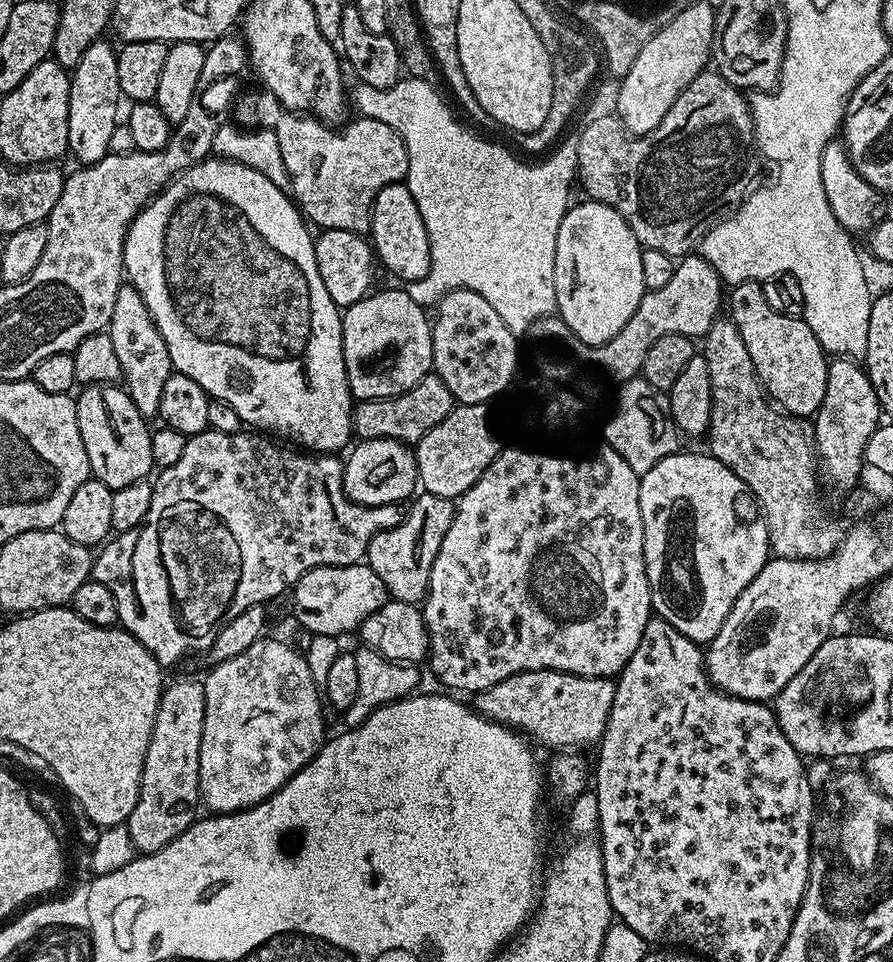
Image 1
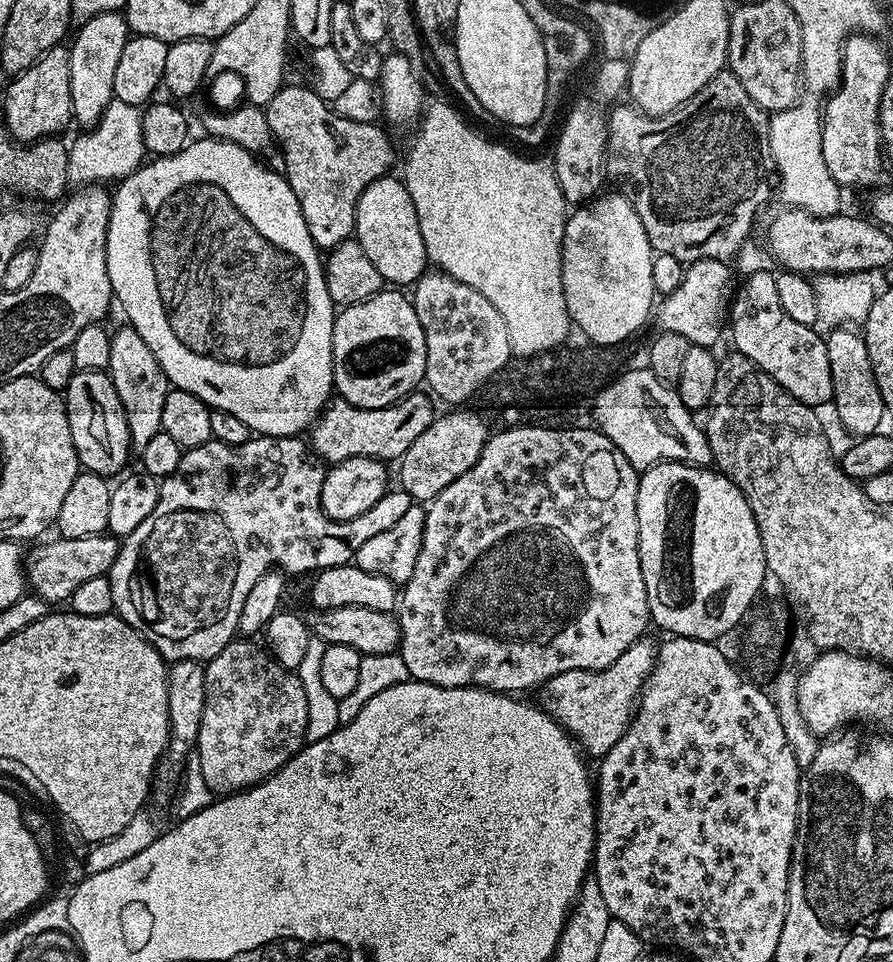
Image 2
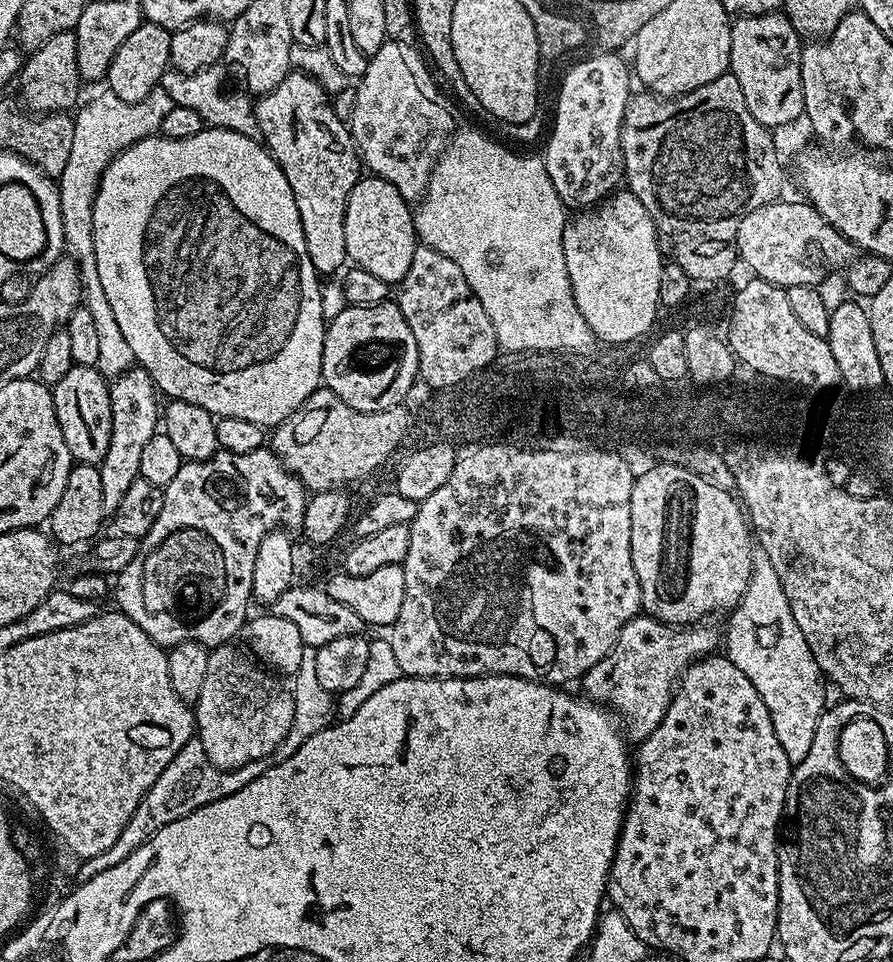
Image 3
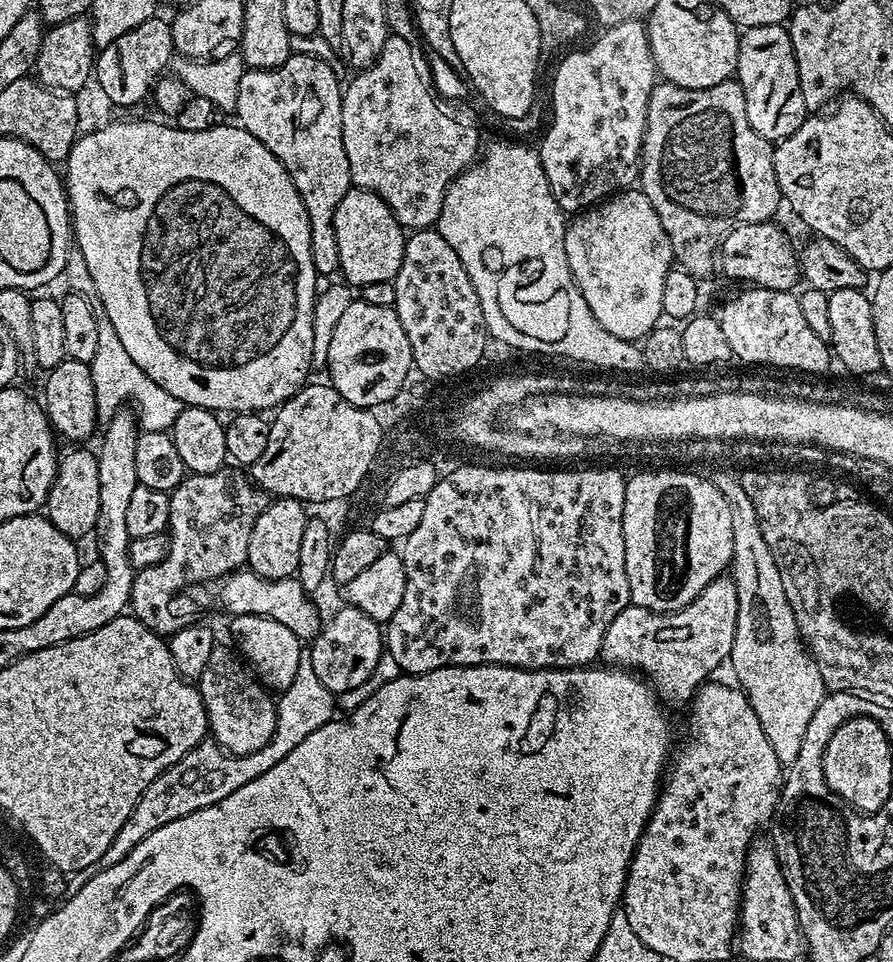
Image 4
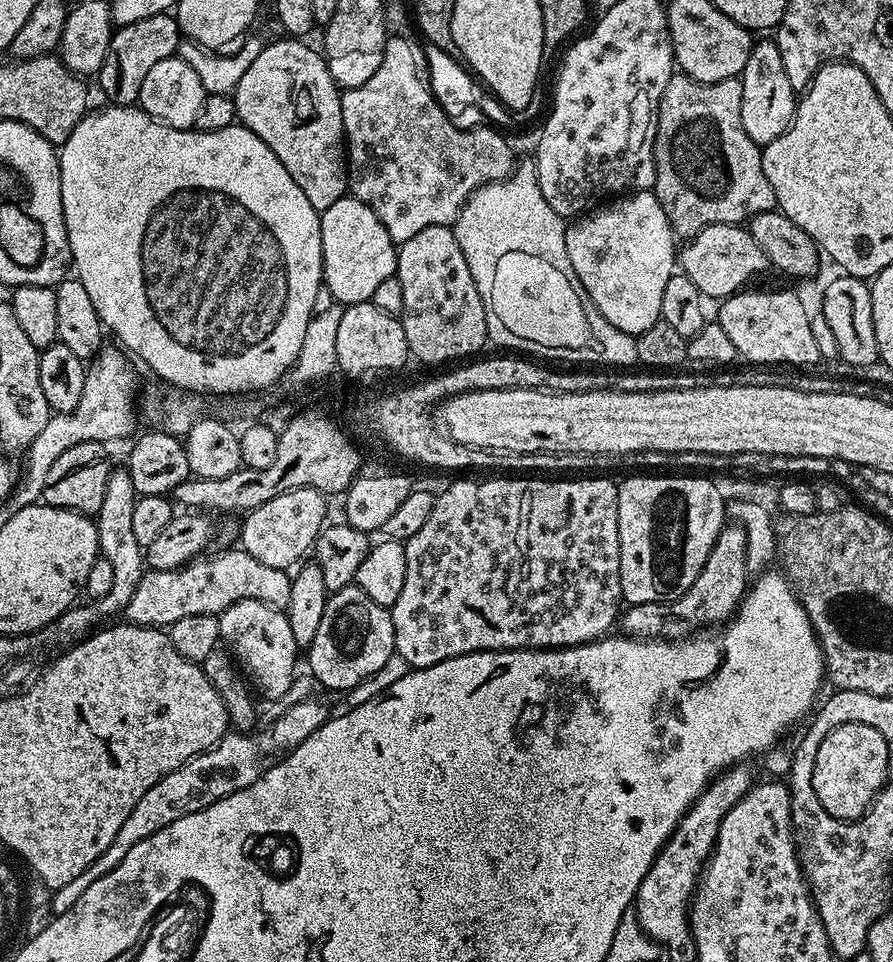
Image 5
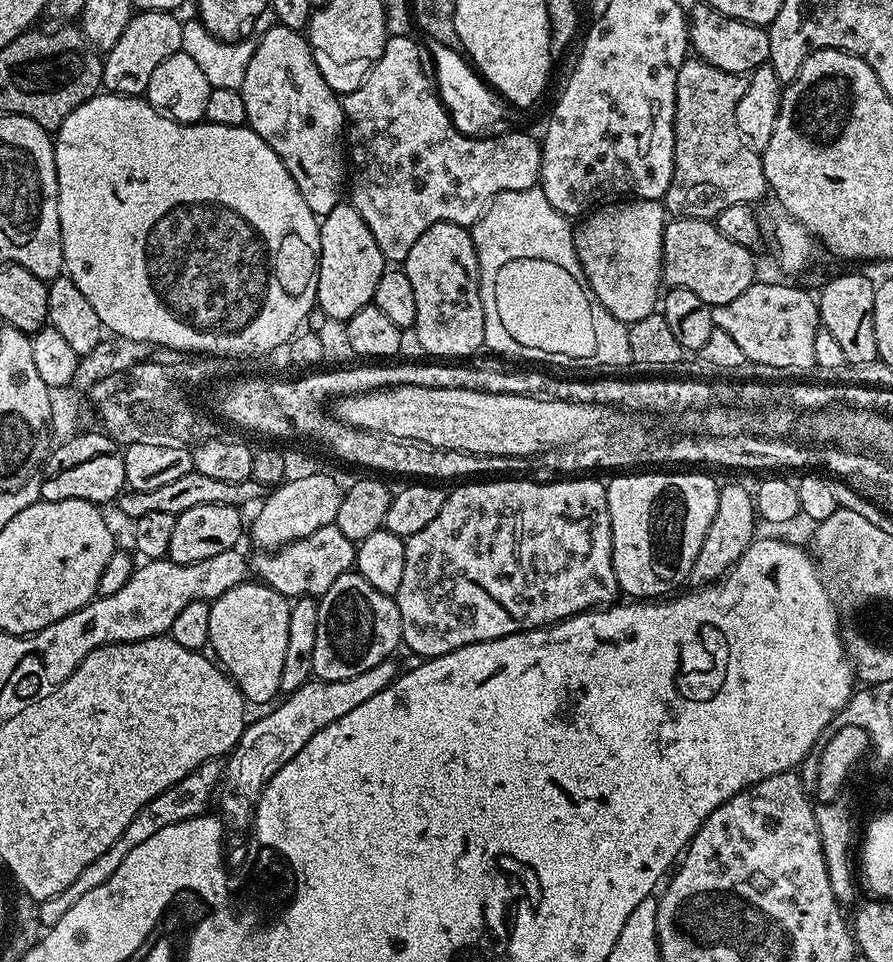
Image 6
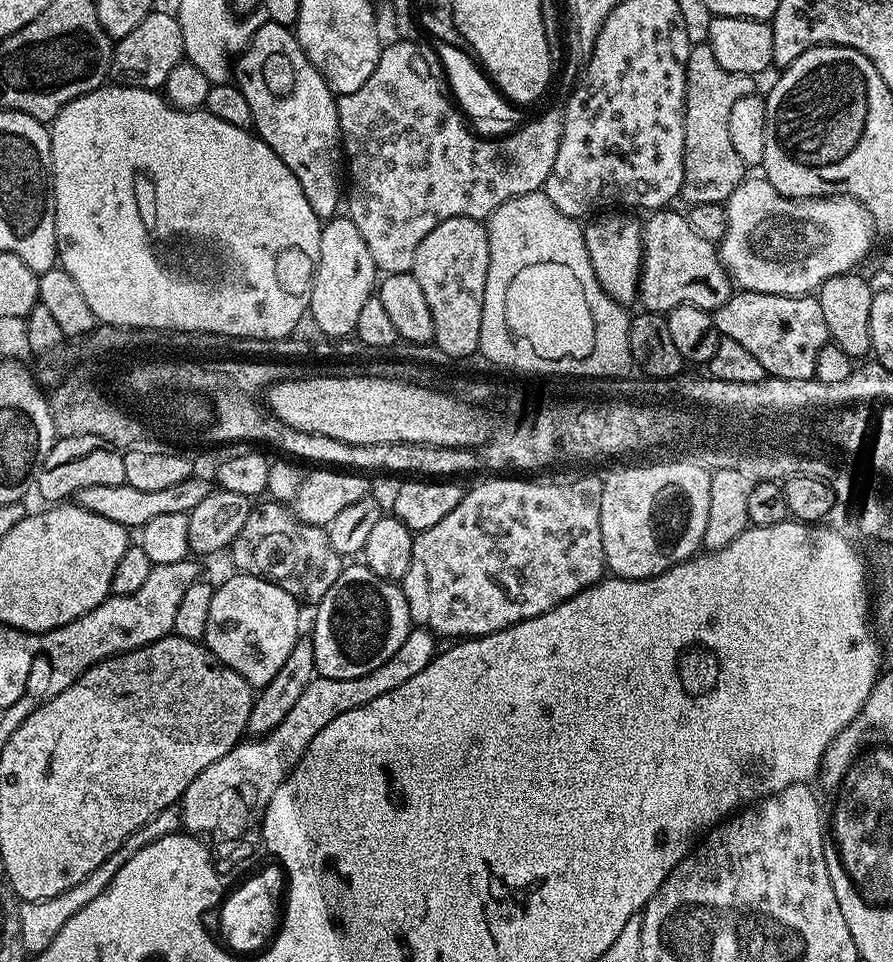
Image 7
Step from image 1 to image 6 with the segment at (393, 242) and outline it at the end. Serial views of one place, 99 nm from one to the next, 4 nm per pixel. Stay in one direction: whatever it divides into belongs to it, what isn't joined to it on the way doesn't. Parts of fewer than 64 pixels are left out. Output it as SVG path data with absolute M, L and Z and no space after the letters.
M341 202L320 220L320 265L318 266L318 286L316 302L319 311L324 311L332 320L346 322L358 310L369 307L374 298L374 290L378 290L378 278L386 270L386 261L382 250L378 250L378 242L374 242L374 234L370 234L370 226L362 222L362 214L353 208L351 203Z

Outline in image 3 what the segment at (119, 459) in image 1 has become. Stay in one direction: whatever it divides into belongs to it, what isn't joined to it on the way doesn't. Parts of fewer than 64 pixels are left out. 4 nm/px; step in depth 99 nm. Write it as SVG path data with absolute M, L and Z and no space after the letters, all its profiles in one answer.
M73 364L62 382L51 385L54 414L58 414L58 426L62 426L62 438L66 438L73 461L99 465L106 458L112 429L108 386L109 381L90 364Z

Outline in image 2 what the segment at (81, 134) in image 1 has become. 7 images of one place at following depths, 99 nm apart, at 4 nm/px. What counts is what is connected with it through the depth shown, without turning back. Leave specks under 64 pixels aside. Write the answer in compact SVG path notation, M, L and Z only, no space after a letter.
M123 11L107 12L98 14L94 18L83 21L75 29L71 37L72 44L68 48L70 54L70 102L72 103L73 121L80 126L91 126L102 118L102 114L114 99L114 70L118 66L118 61L122 50L126 47L126 42L130 38L128 23L124 21Z

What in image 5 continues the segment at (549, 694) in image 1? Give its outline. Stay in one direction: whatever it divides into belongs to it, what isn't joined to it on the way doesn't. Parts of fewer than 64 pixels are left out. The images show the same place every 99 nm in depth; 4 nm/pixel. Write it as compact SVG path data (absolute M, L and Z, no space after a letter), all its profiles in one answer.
M728 522L718 534L708 555L708 561L704 563L704 568L698 574L698 578L694 578L694 586L690 586L690 590L686 590L686 594L682 594L669 604L634 604L625 607L618 624L619 627L624 627L621 629L633 638L656 638L661 634L668 638L683 638L697 630L704 630L709 626L720 626L733 619L736 609L740 607L740 601L746 595L749 584L750 573L746 562L746 530L738 523Z

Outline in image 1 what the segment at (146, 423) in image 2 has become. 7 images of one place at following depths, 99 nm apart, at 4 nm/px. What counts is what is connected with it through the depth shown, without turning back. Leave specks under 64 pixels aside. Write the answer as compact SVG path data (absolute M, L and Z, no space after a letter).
M131 282L121 283L118 298L114 302L114 314L110 318L106 331L110 342L114 342L114 354L118 354L122 384L128 397L146 418L155 417L160 410L162 386L166 386L166 378L172 376L174 369L170 362L170 350L166 350L166 342L162 342L162 334L156 329L156 323L150 310L146 310L146 302L142 294L138 294L138 290Z

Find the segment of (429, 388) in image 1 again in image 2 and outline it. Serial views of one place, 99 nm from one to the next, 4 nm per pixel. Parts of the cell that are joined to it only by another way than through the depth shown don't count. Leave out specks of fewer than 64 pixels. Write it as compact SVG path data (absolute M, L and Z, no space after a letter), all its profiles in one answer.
M409 392L398 402L381 408L359 408L345 400L333 399L310 429L311 451L329 465L341 464L346 458L399 461L406 454L406 450L410 450L410 442L414 442L414 438L418 438L422 430L432 425L433 401L427 395L424 397L422 392Z

